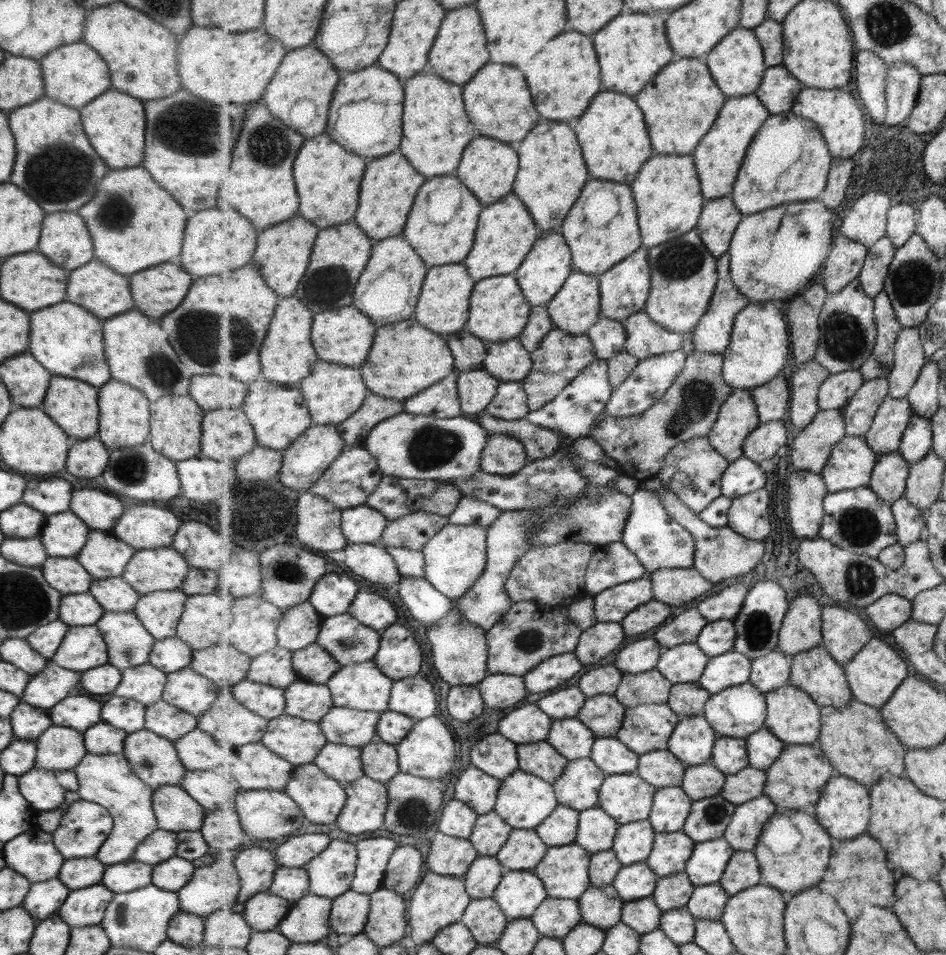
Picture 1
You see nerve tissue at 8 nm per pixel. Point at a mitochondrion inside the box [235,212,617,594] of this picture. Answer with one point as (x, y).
(431, 447)

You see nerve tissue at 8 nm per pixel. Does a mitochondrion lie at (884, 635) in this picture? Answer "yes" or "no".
no

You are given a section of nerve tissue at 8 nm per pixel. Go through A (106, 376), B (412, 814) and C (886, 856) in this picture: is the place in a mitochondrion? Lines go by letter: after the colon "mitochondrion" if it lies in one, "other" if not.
A: other
B: mitochondrion
C: other

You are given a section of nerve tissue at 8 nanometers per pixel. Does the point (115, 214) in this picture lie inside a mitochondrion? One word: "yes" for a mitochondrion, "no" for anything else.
yes

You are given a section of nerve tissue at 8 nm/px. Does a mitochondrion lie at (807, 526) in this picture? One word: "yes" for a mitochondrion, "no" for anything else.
no

